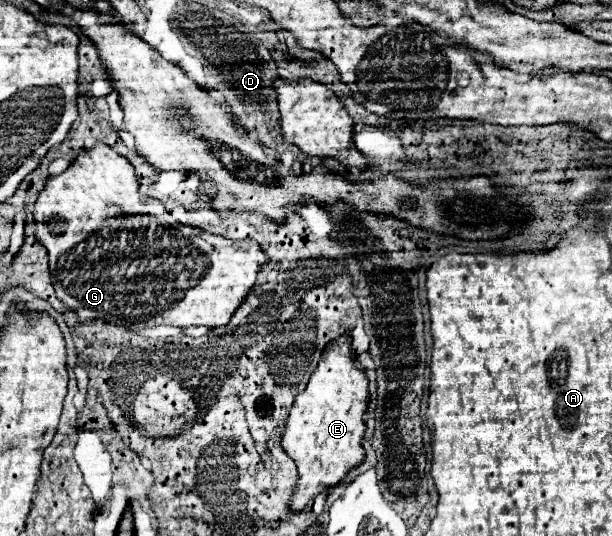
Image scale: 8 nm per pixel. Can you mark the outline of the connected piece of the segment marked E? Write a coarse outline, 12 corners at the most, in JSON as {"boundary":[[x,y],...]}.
{"boundary":[[352,336],[326,344],[282,448],[292,508],[364,460],[368,378]]}

